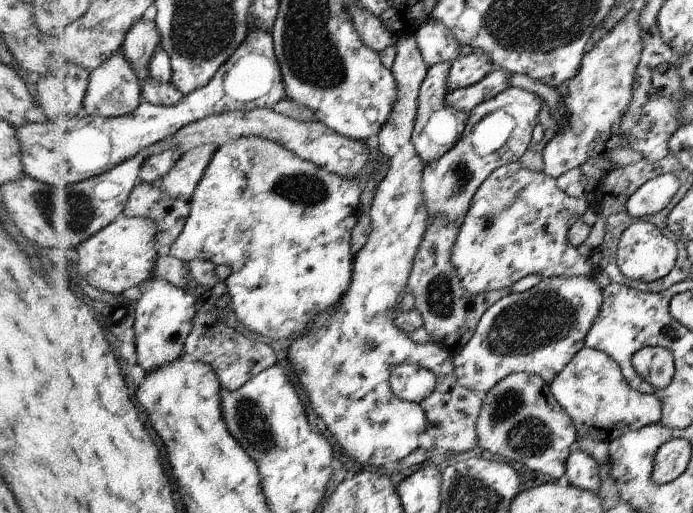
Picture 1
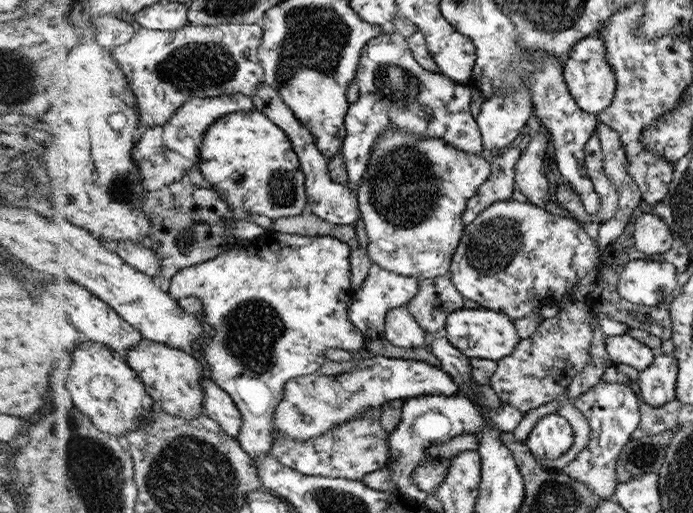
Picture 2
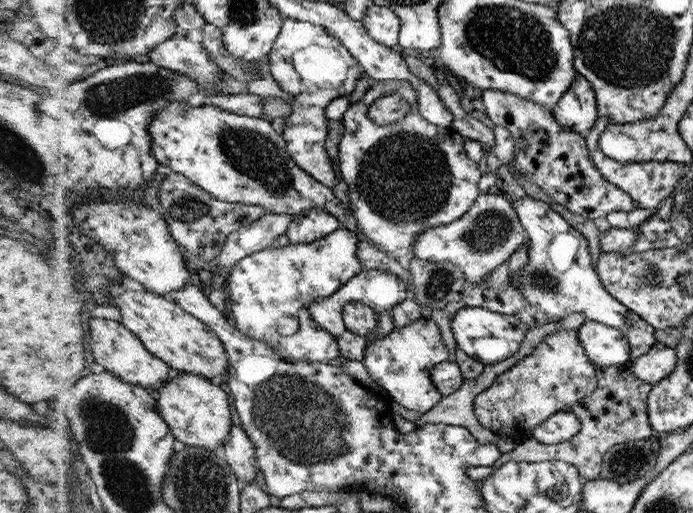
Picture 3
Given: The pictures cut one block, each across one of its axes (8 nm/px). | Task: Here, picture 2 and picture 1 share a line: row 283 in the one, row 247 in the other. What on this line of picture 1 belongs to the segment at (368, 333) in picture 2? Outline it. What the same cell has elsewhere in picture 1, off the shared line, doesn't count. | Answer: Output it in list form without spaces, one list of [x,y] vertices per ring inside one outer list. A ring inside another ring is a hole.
[[[415,37],[397,39],[396,60],[391,70],[394,72],[398,97],[391,118],[380,129],[376,137],[379,150],[390,158],[390,167],[384,180],[378,184],[373,198],[372,206],[368,212],[371,220],[371,231],[366,244],[354,254],[352,266],[352,282],[348,286],[348,293],[336,308],[318,314],[306,334],[302,338],[294,339],[289,347],[285,360],[300,387],[307,390],[308,400],[326,428],[332,433],[344,454],[356,463],[383,468],[388,462],[398,462],[414,452],[418,447],[420,434],[427,431],[427,411],[419,402],[400,400],[394,394],[390,385],[392,369],[400,364],[410,363],[431,370],[436,374],[452,374],[452,353],[436,343],[417,344],[410,336],[396,326],[396,317],[400,313],[399,304],[403,301],[407,291],[407,282],[412,270],[412,262],[416,252],[426,236],[428,219],[427,208],[424,206],[423,196],[423,170],[425,164],[417,154],[413,144],[413,128],[417,115],[416,100],[419,88],[426,73],[428,65],[424,62]]]

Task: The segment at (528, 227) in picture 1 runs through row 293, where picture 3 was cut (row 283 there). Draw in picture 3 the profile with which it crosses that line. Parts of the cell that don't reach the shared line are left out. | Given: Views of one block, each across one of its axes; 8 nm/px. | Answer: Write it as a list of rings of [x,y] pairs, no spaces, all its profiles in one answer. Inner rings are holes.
[[[498,192],[480,196],[479,200],[470,208],[467,215],[446,226],[434,226],[425,231],[415,243],[414,256],[432,261],[442,262],[448,260],[463,269],[464,275],[472,286],[488,280],[502,264],[507,264],[513,252],[520,246],[527,245],[529,238],[519,214],[516,213],[513,204],[510,204]]]

